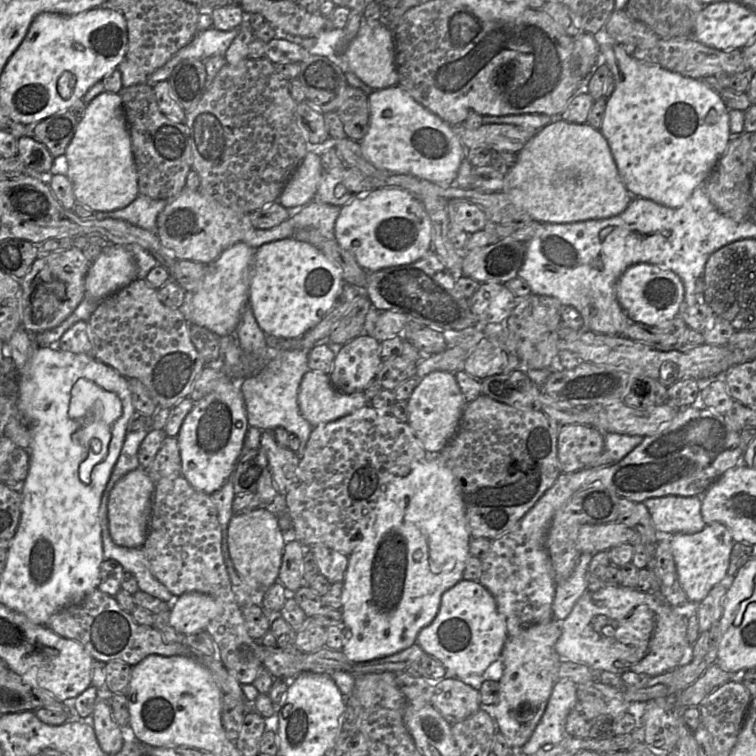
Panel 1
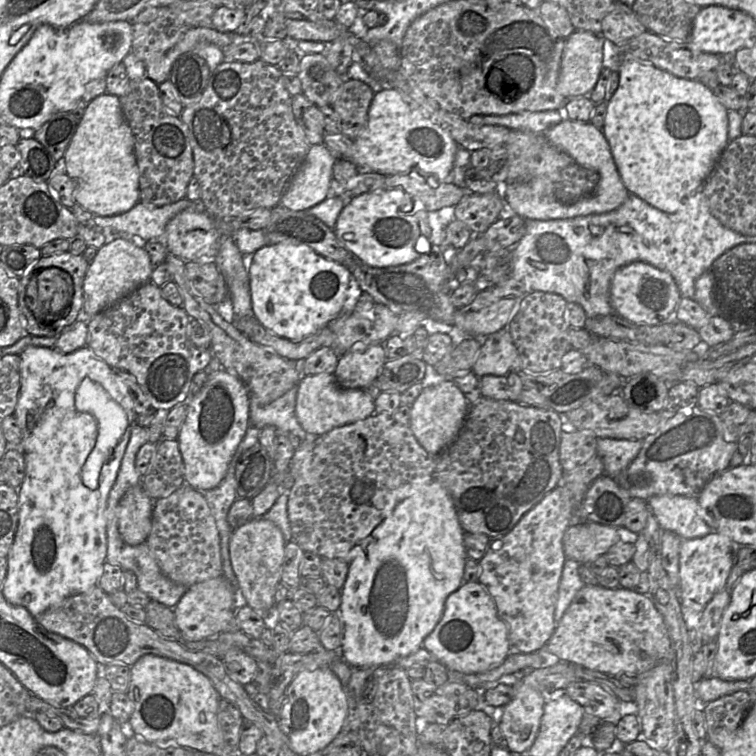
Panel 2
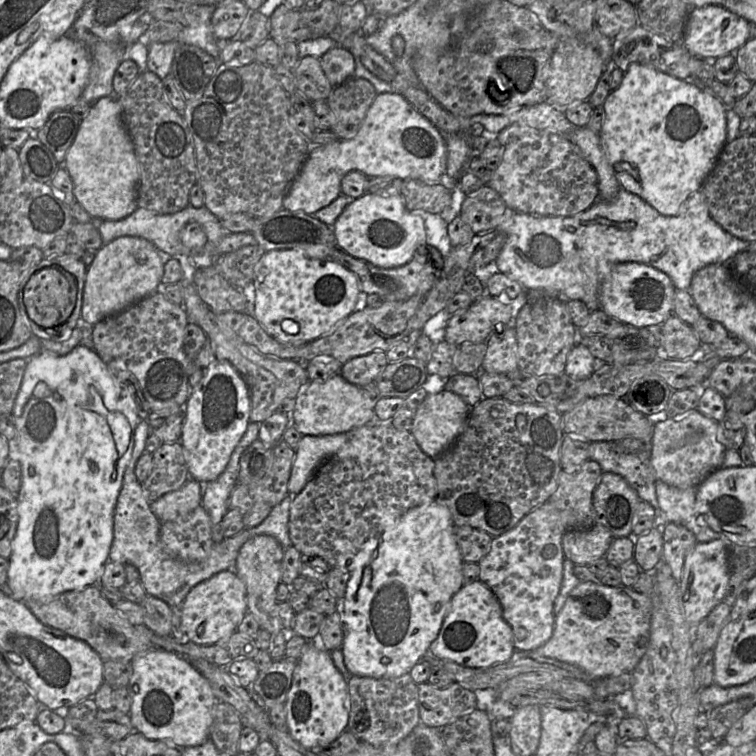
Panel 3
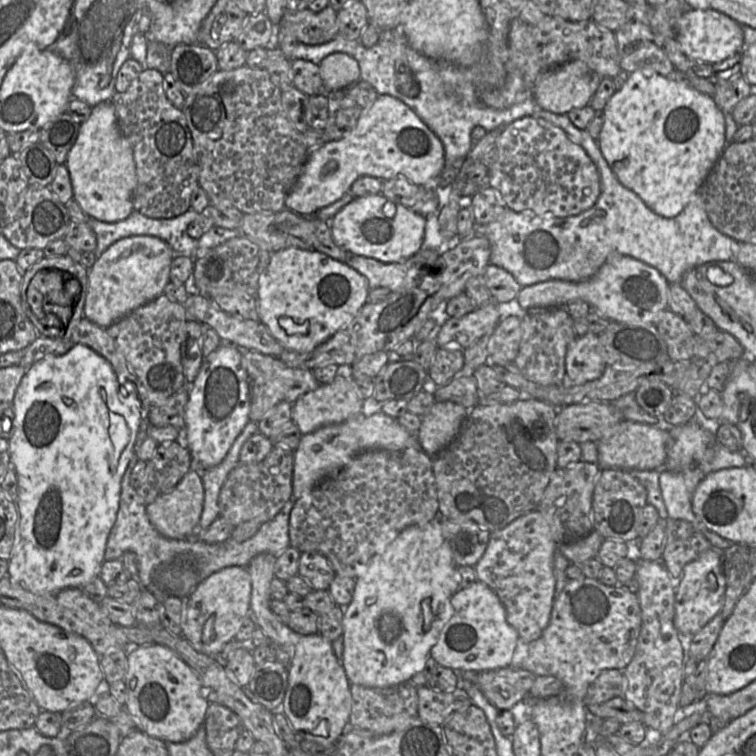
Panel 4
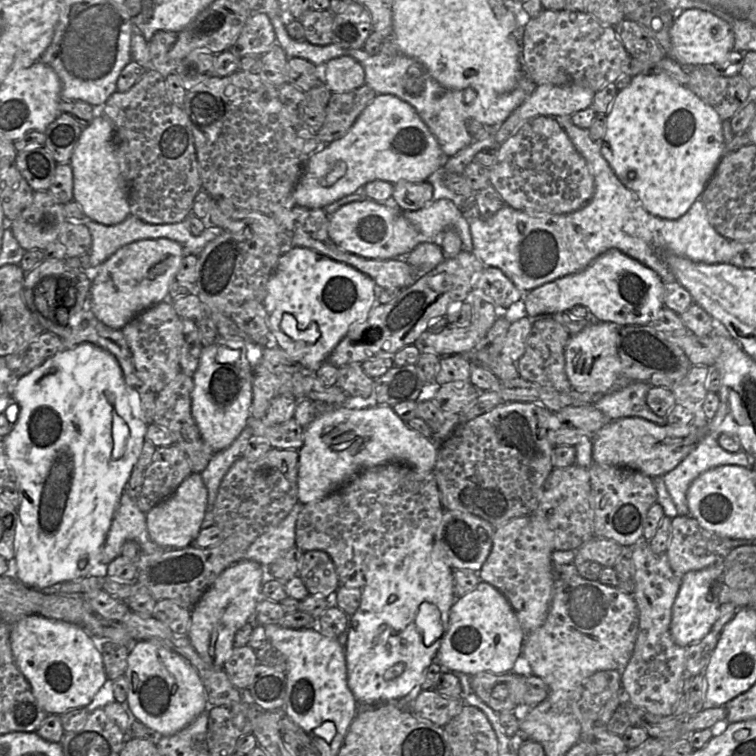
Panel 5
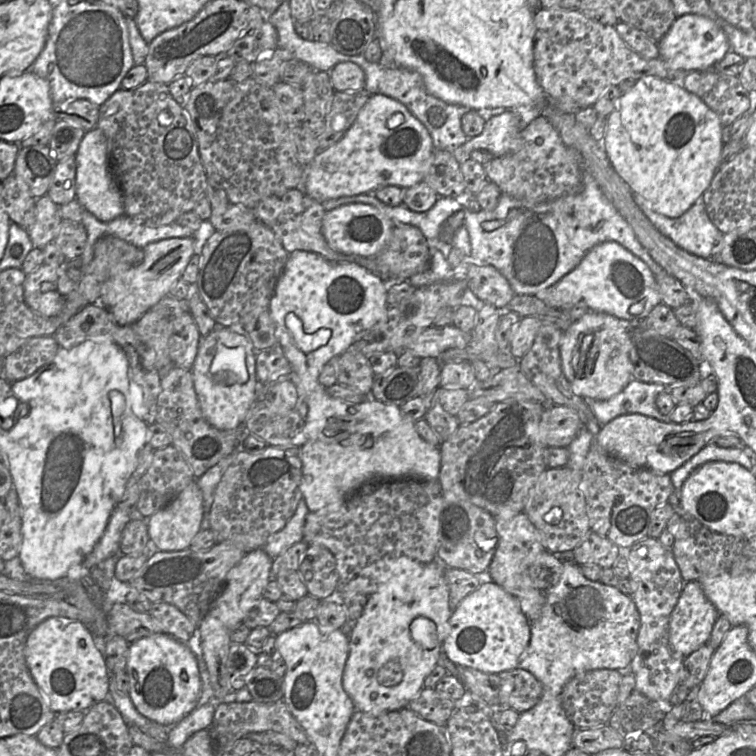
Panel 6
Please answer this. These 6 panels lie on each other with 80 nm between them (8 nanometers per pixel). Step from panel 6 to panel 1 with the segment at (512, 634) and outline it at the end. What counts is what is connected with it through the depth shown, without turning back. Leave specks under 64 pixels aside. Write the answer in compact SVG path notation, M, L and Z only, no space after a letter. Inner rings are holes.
M459 580L442 594L437 615L430 624L419 631L416 643L424 652L443 664L447 676L462 679L470 675L483 675L484 671L493 662L501 659L507 638L505 617L498 610L496 601L490 591L479 581Z

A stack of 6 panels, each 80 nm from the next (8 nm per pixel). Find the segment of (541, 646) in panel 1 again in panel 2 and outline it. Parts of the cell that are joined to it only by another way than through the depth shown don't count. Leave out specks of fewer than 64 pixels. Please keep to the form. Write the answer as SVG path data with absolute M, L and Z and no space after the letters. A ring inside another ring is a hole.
M521 680L512 686L515 687L516 693L504 706L499 727L507 740L507 749L514 755L522 755L536 740L546 697Z

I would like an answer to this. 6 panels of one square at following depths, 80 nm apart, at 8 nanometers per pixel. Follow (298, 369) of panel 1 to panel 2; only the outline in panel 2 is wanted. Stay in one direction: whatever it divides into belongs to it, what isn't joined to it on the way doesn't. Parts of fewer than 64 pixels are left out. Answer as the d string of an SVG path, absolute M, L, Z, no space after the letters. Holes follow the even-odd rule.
M297 387L265 406L257 406L250 398L250 422L252 426L263 429L273 426L279 433L293 433L301 442L308 434L300 425L296 413Z

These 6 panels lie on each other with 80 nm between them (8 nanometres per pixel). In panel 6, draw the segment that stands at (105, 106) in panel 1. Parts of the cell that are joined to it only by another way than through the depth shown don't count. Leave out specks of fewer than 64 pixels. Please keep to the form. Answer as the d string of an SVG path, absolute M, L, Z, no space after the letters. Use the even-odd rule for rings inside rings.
M98 127L84 134L75 154L75 160L76 199L83 208L101 222L109 222L123 215L123 196L110 171L106 137Z

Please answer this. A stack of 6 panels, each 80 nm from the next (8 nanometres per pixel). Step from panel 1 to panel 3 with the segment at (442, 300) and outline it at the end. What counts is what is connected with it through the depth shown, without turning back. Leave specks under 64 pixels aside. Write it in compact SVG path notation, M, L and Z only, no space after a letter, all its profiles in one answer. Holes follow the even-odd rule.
M338 247L332 251L331 260L340 263L357 276L361 291L367 294L378 294L383 298L383 302L405 301L417 294L426 295L441 277L444 264L442 254L435 247L431 247L421 255L414 254L413 258L407 264L395 268L375 266L367 261L351 256Z

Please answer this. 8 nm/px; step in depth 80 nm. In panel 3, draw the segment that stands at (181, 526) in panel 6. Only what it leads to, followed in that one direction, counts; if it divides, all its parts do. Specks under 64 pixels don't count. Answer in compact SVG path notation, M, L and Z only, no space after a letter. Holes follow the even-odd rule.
M189 478L179 490L151 502L150 509L161 523L186 517L202 504L203 486L204 484Z

